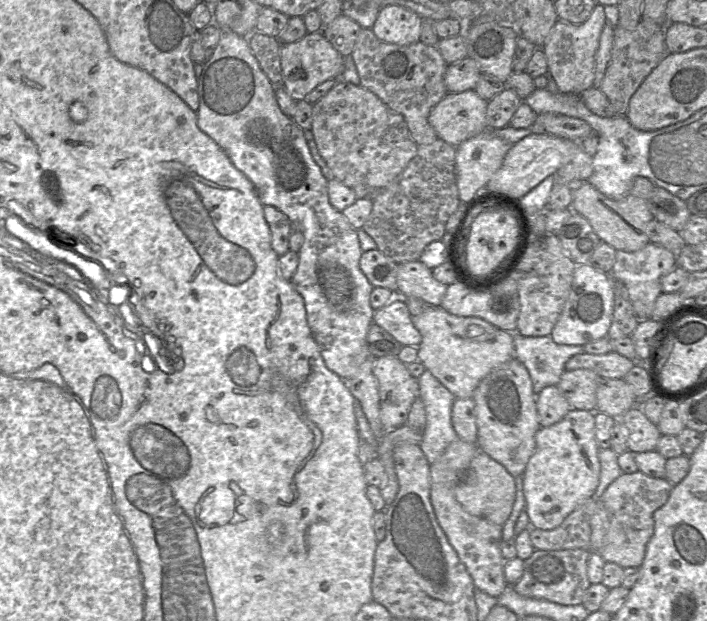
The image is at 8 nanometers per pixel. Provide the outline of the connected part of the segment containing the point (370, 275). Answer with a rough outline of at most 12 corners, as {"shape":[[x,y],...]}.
{"shape":[[378,249],[359,267],[373,287],[397,291],[398,264]]}

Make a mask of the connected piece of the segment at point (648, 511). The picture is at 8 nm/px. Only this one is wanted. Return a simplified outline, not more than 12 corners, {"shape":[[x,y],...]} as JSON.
{"shape":[[622,473],[601,496],[605,562],[639,568],[673,485]]}

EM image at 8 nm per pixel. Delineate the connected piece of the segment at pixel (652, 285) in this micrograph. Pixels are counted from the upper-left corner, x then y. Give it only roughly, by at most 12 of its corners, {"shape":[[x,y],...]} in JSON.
{"shape":[[649,242],[616,251],[622,282],[638,323],[651,319],[661,280],[676,255]]}

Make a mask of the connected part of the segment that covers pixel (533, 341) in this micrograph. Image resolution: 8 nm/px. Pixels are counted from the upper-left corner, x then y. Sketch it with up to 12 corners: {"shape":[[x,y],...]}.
{"shape":[[513,334],[514,357],[527,368],[536,395],[557,385],[583,346],[550,335]]}

